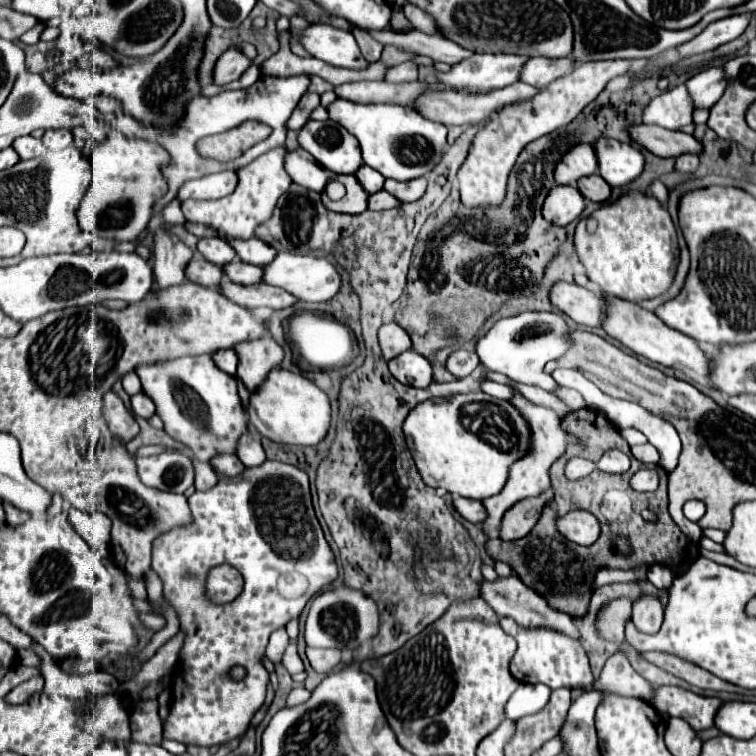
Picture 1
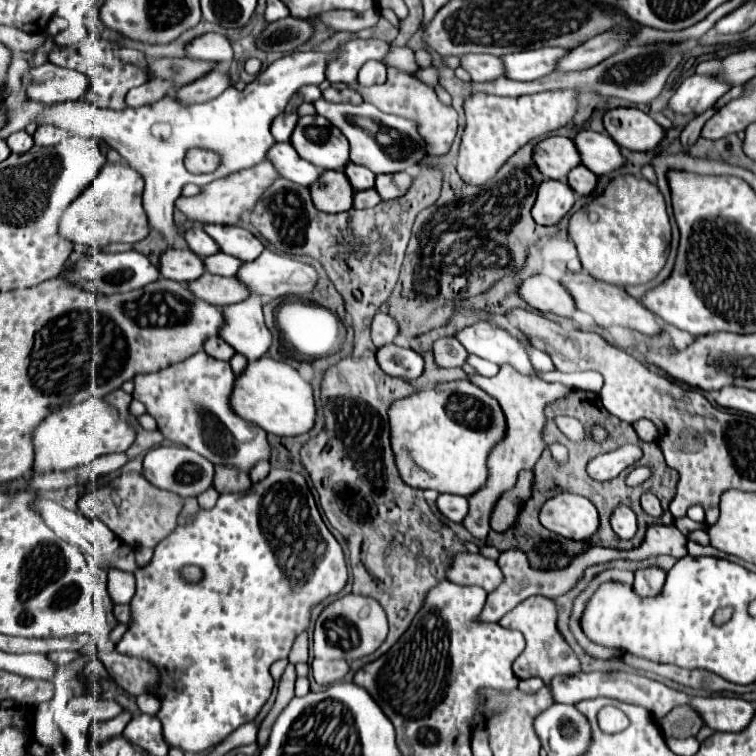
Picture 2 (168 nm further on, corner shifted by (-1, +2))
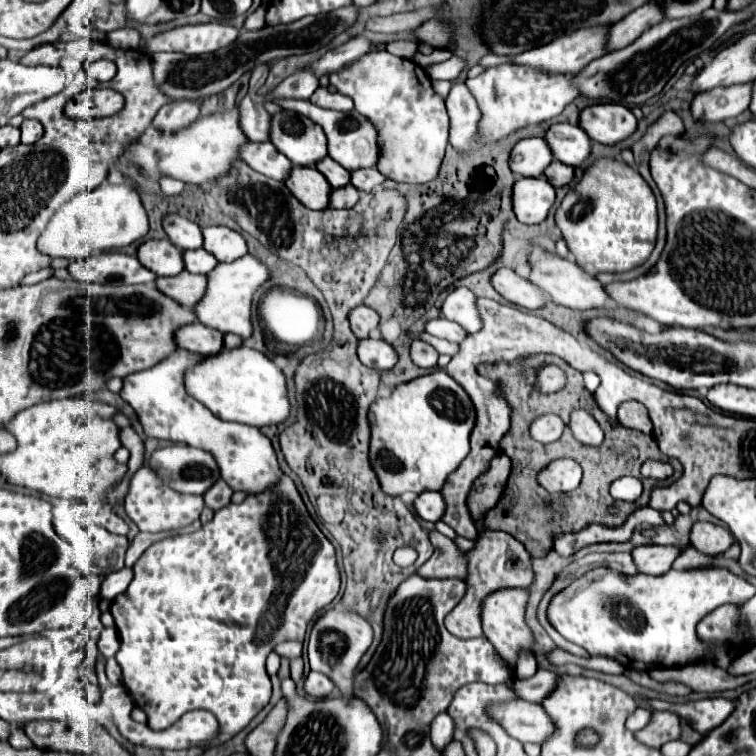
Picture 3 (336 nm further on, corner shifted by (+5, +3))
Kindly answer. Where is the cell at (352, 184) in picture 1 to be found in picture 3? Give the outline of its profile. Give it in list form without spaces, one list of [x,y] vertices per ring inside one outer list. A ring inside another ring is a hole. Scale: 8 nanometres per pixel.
[[[293,167],[283,183],[309,209],[325,209],[329,203],[331,187],[315,167]]]

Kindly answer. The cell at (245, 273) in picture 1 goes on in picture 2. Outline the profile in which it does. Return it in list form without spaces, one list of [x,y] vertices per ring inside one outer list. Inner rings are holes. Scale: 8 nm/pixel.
[[[217,252],[215,256],[203,258],[203,262],[207,264],[209,274],[219,274],[219,276],[235,276],[243,264],[241,260],[237,260],[235,256],[227,256],[225,252]]]

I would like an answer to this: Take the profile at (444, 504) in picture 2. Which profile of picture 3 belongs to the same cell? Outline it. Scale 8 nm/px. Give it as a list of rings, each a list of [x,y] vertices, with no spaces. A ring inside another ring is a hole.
[[[425,491],[425,493],[417,495],[417,499],[413,501],[413,509],[421,519],[435,523],[445,513],[445,501],[441,499],[441,493]]]

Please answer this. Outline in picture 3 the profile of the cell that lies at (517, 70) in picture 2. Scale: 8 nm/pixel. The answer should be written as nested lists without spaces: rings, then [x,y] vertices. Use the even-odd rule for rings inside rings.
[[[601,25],[601,27],[583,27],[573,31],[573,35],[561,35],[557,39],[553,39],[553,43],[529,49],[521,55],[515,57],[517,65],[531,65],[537,69],[545,69],[549,73],[577,73],[583,67],[587,67],[593,59],[599,59],[601,55],[607,53],[605,45],[609,41],[609,25]]]

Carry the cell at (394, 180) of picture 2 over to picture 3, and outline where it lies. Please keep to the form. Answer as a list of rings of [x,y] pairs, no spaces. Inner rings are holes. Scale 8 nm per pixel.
[[[355,169],[351,171],[351,185],[359,191],[373,191],[385,181],[385,177],[377,169]]]

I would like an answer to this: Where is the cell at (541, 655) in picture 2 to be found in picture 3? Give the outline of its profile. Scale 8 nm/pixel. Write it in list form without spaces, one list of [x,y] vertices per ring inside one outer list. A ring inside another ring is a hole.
[[[507,587],[507,589],[499,589],[499,591],[493,591],[491,595],[487,595],[481,605],[481,623],[483,623],[485,637],[493,643],[493,647],[497,647],[499,655],[509,663],[515,663],[517,651],[521,647],[531,649],[531,643],[533,643],[531,629],[525,623],[525,603],[527,603],[525,589]]]

